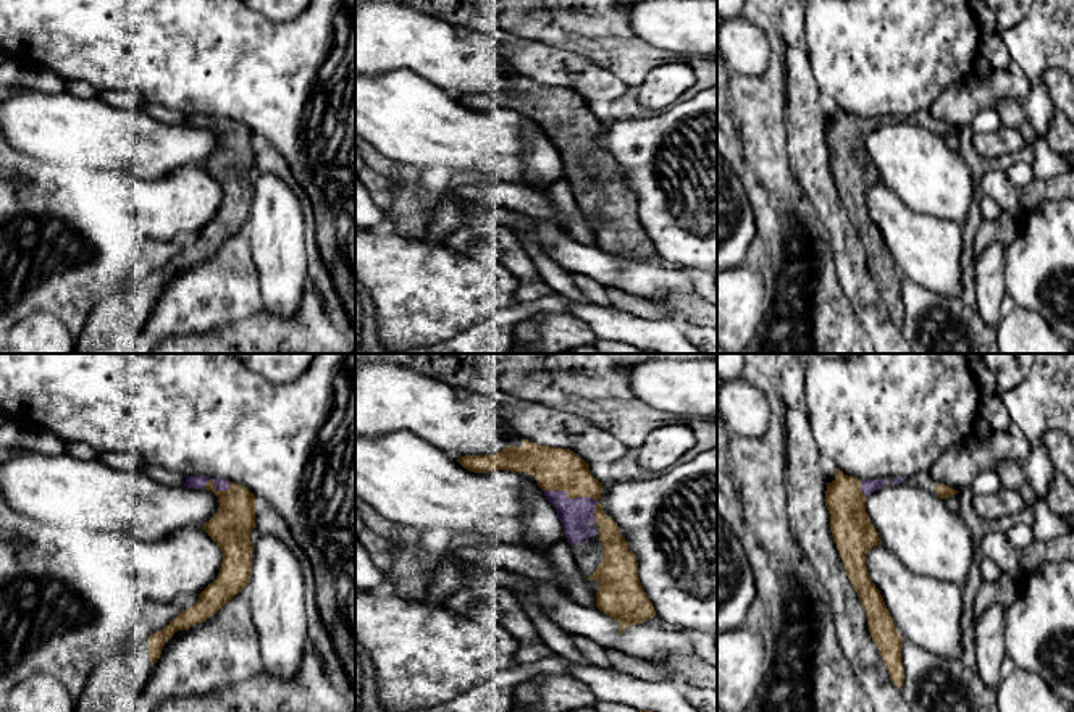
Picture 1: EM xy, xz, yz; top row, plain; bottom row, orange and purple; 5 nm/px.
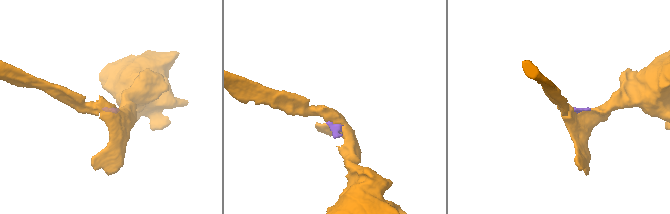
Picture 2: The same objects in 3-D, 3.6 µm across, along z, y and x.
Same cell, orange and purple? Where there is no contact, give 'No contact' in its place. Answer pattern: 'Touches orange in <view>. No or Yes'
Touches orange in xz. Yes

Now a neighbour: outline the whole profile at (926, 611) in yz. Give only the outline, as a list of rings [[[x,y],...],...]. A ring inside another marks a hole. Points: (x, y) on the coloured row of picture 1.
[[[883,544],[866,554],[866,567],[904,639],[946,660],[961,657],[959,586],[909,572]]]

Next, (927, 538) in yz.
[[[887,483],[866,499],[871,523],[912,573],[966,584],[974,541],[964,520],[945,500],[909,483]]]

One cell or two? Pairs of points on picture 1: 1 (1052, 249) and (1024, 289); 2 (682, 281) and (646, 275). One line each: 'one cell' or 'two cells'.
1: one cell
2: one cell

